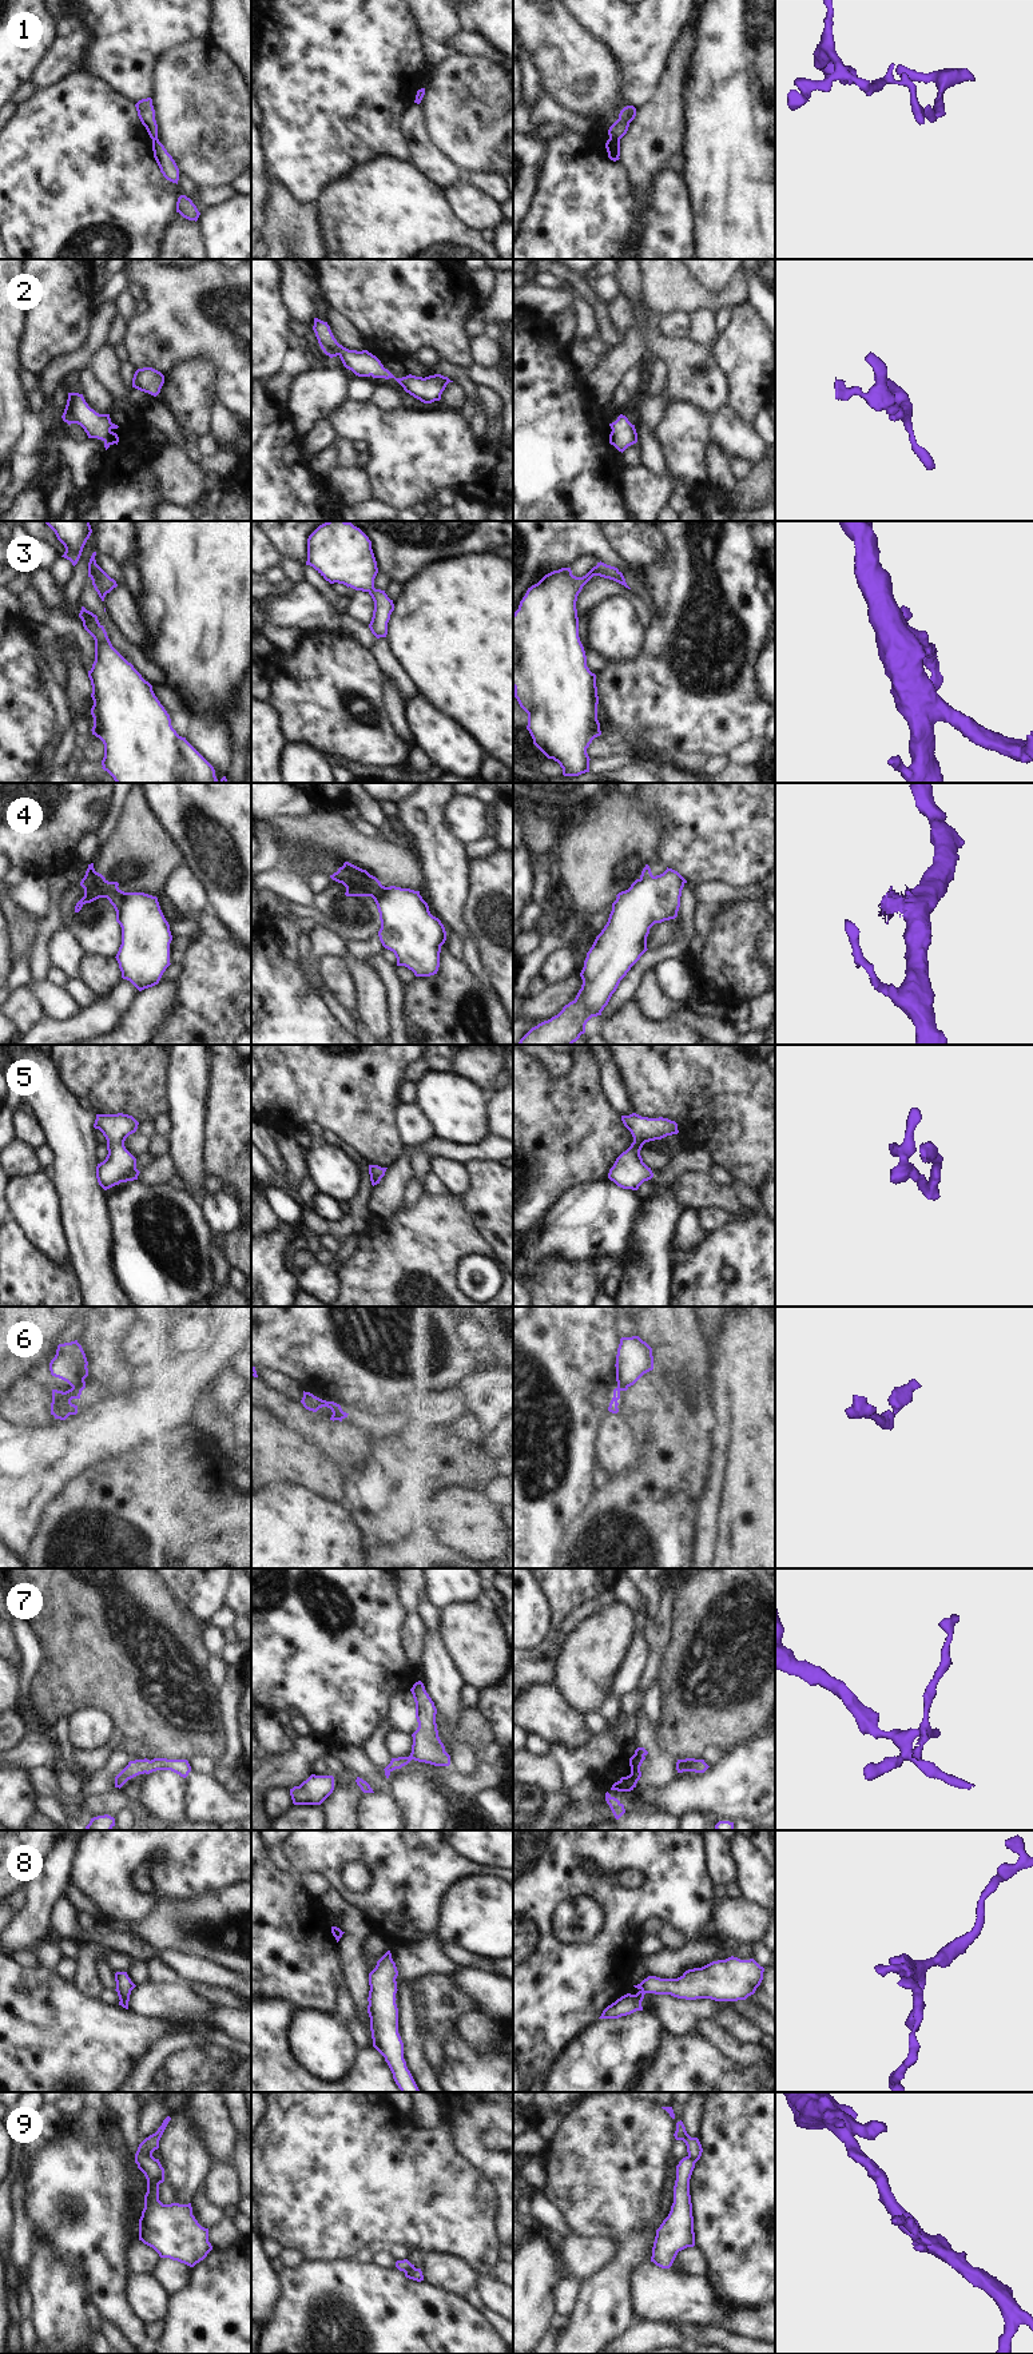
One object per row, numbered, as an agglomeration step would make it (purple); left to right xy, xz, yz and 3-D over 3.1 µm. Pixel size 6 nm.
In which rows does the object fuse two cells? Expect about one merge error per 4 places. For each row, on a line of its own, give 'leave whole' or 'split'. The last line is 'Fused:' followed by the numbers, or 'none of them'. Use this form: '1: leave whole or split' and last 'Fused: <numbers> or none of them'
1: split
2: leave whole
3: leave whole
4: split
5: leave whole
6: split
7: leave whole
8: leave whole
9: split
Fused: 1, 4, 6, 9

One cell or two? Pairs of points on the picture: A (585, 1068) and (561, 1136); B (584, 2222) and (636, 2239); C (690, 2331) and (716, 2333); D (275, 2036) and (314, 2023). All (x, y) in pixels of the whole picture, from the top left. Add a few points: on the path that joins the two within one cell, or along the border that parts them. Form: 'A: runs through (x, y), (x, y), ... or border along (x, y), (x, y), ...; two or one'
A: runs through (583, 1085), (569, 1118); one
B: border along (643, 2225), (632, 2229), (622, 2239); two
C: runs through (696, 2333), (710, 2333); one
D: border along (293, 2009), (286, 2030), (286, 2044), (297, 2062); two

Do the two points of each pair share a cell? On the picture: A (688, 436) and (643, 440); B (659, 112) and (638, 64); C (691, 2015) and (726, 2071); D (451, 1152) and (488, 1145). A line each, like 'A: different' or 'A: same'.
A: different
B: different
C: different
D: same

